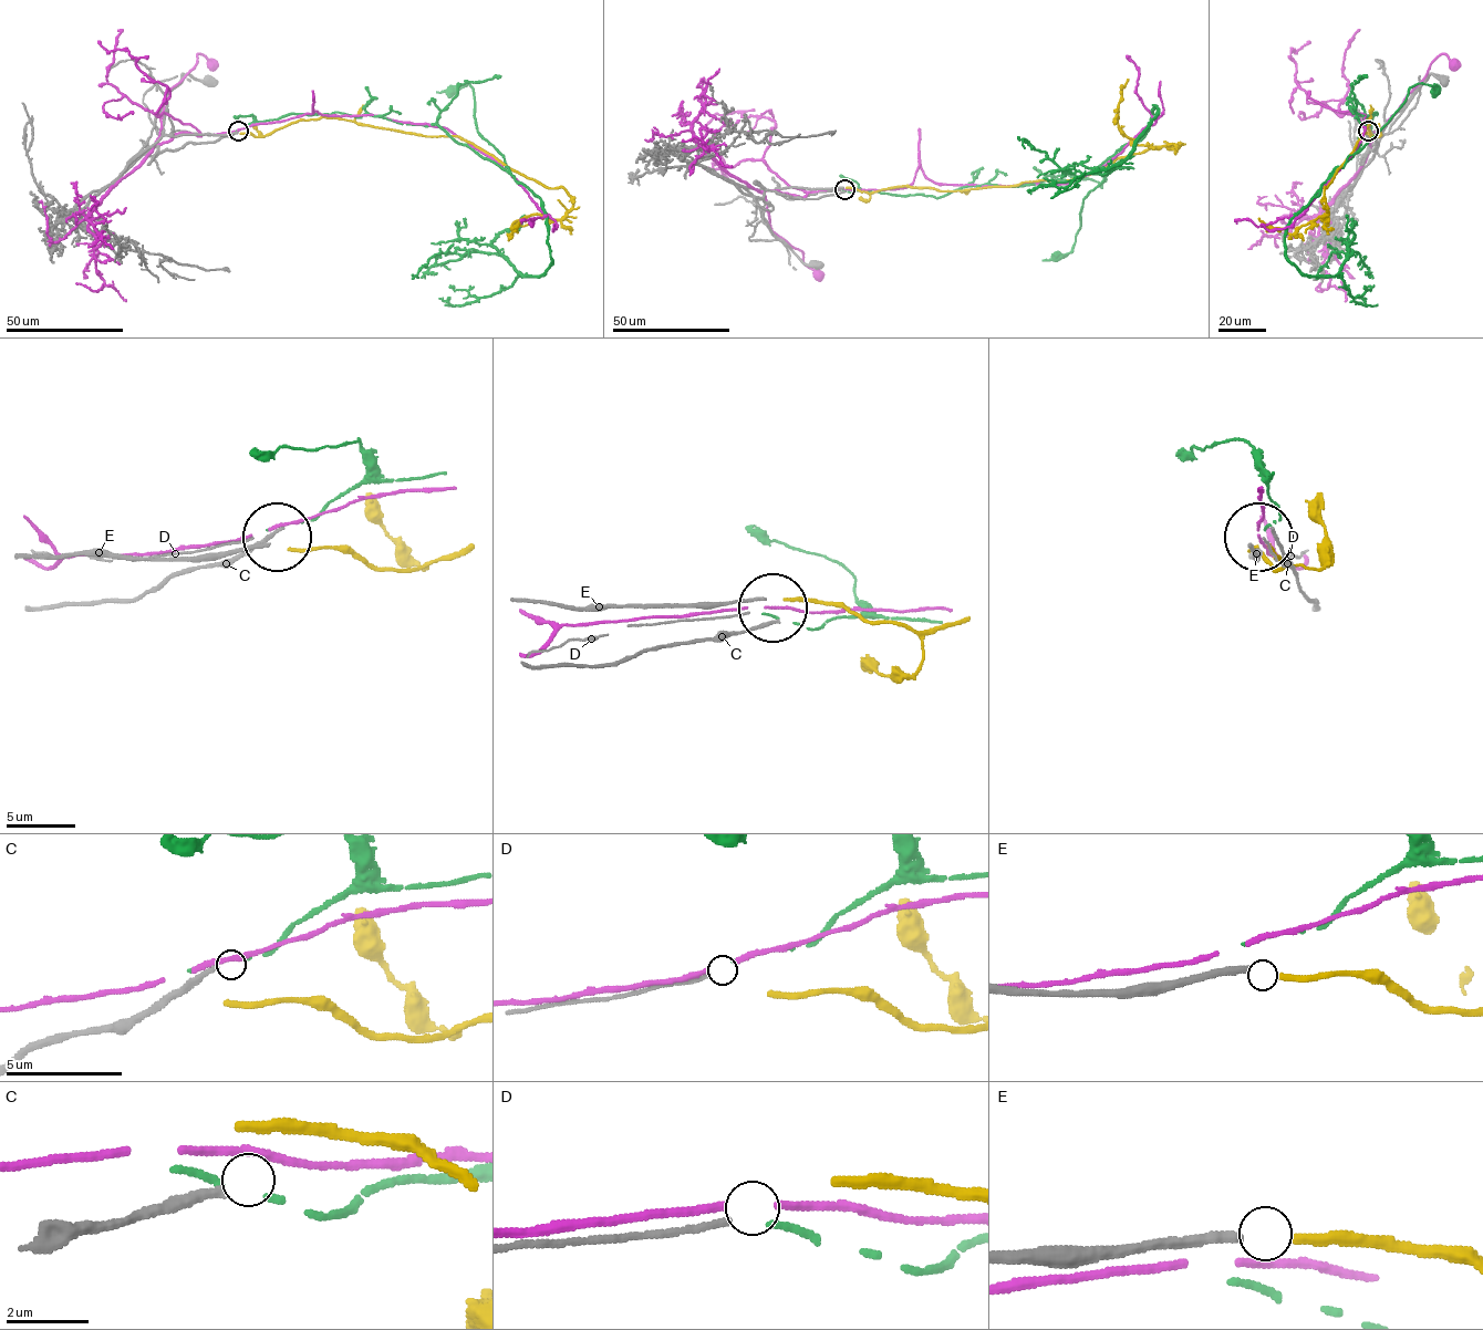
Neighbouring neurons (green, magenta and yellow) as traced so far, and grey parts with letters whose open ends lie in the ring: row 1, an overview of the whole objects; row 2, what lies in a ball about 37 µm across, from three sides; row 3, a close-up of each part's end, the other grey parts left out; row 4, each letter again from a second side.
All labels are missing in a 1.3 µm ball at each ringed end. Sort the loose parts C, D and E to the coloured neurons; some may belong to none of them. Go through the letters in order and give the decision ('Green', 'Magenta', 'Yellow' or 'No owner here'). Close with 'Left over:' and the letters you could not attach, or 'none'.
C: No owner here
D: Green
E: Yellow
Left over: C

